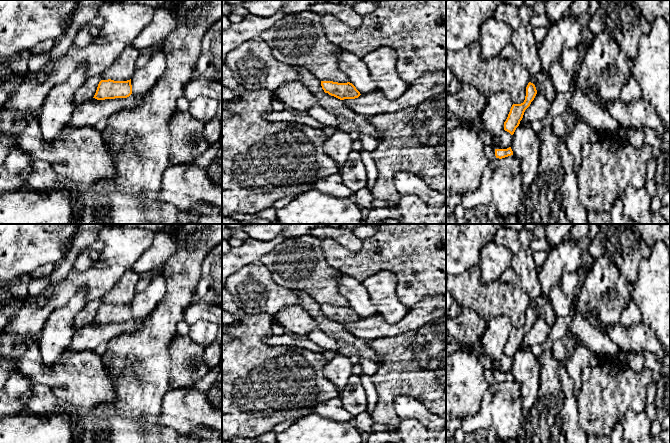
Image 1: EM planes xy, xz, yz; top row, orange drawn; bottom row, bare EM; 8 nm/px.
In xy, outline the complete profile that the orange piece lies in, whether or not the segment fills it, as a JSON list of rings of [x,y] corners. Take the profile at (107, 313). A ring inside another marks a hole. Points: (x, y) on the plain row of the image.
[[[131,303],[127,305],[101,304],[93,322],[97,324],[127,322],[132,318]]]

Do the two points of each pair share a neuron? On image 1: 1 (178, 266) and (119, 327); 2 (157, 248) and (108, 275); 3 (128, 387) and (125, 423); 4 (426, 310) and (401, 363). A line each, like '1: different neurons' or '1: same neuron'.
1: different neurons
2: different neurons
3: same neuron
4: different neurons

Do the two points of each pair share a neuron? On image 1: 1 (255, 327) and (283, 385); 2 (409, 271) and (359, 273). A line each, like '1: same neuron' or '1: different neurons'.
1: same neuron
2: same neuron

